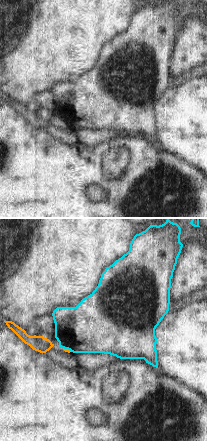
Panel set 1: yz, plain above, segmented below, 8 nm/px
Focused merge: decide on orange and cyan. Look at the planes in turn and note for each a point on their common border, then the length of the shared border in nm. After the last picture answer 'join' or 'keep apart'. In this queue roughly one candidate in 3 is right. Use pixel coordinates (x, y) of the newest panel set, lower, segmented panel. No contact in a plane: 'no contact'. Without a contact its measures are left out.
(67, 349) | 80 nm

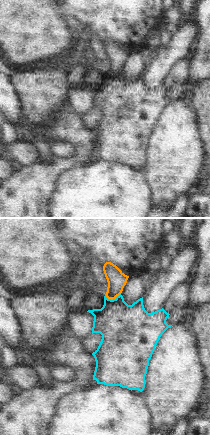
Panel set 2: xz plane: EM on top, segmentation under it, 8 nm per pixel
(112, 299) | 130 nm

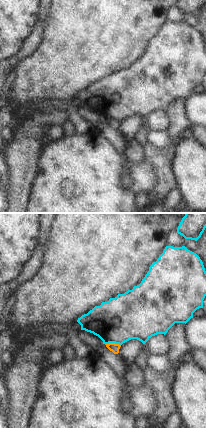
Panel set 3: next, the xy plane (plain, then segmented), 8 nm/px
(113, 343) | 130 nm

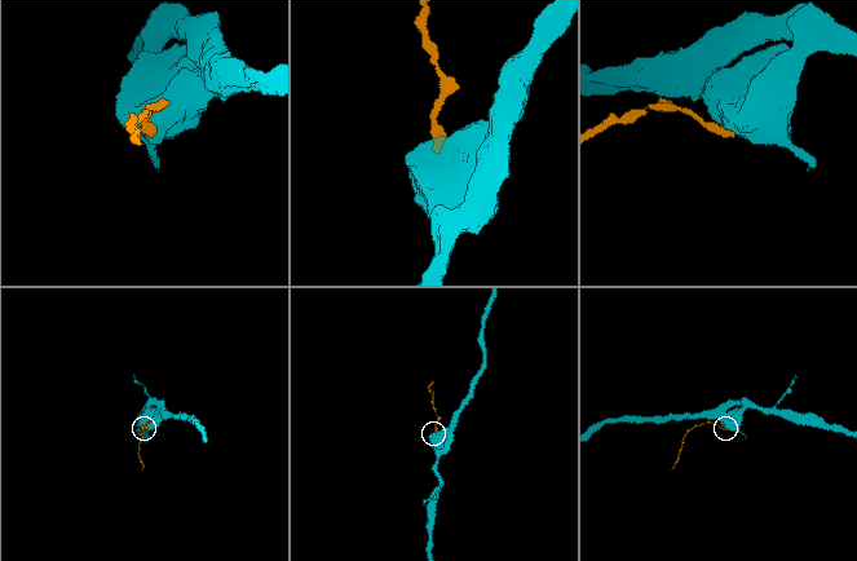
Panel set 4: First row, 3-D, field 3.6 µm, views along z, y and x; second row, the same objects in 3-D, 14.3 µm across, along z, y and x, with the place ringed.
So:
keep apart

